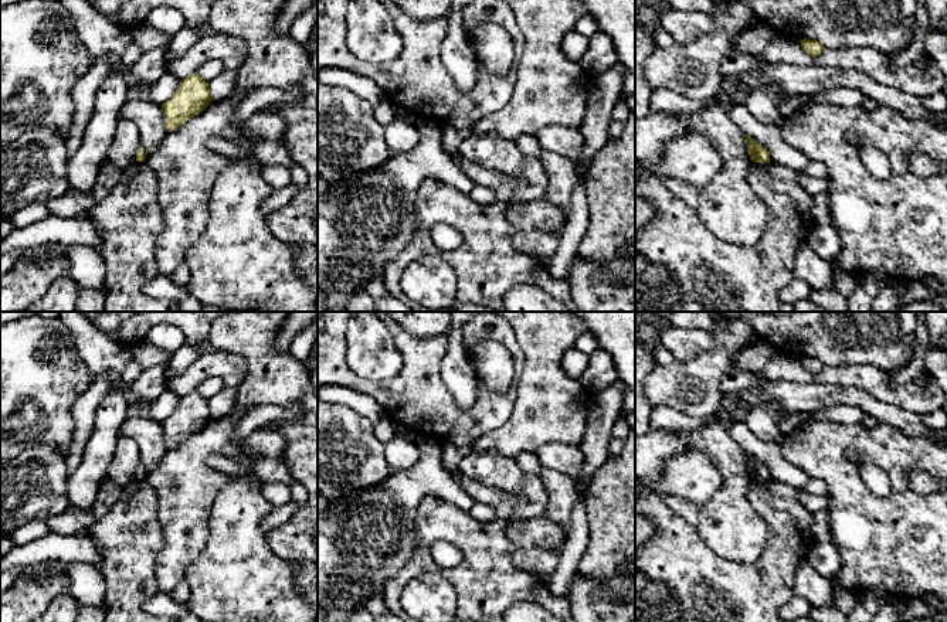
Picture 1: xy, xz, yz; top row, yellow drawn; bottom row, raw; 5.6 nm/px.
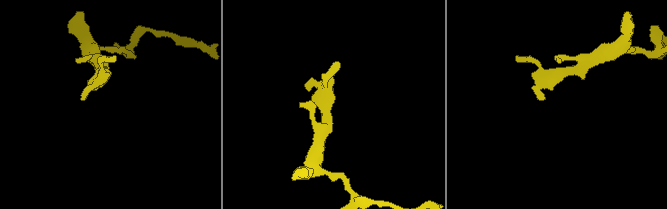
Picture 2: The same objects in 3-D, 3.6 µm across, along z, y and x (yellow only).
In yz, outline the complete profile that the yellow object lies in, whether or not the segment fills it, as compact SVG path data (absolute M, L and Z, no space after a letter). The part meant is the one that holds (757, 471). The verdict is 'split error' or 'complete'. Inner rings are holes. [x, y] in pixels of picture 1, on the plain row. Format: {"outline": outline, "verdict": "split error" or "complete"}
{"outline": "M744 452L746 455L746 462L747 462L747 469L754 480L770 480L770 469L758 462L753 455Z", "verdict": "complete"}

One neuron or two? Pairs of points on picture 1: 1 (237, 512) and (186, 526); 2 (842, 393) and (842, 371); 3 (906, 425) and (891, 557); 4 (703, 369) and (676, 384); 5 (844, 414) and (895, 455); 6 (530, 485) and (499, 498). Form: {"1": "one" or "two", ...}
{"1": "two", "2": "two", "3": "two", "4": "one", "5": "two", "6": "one"}

